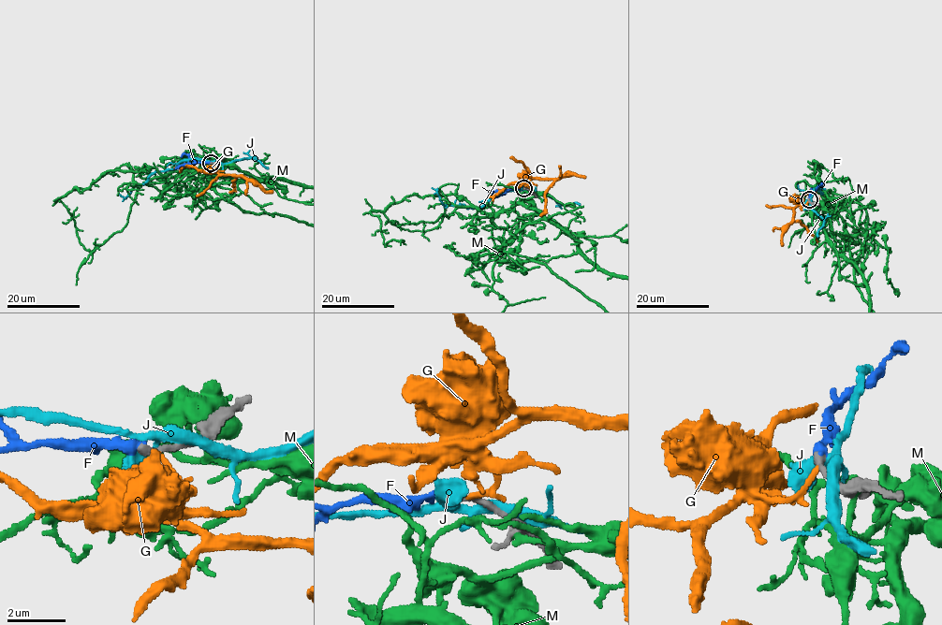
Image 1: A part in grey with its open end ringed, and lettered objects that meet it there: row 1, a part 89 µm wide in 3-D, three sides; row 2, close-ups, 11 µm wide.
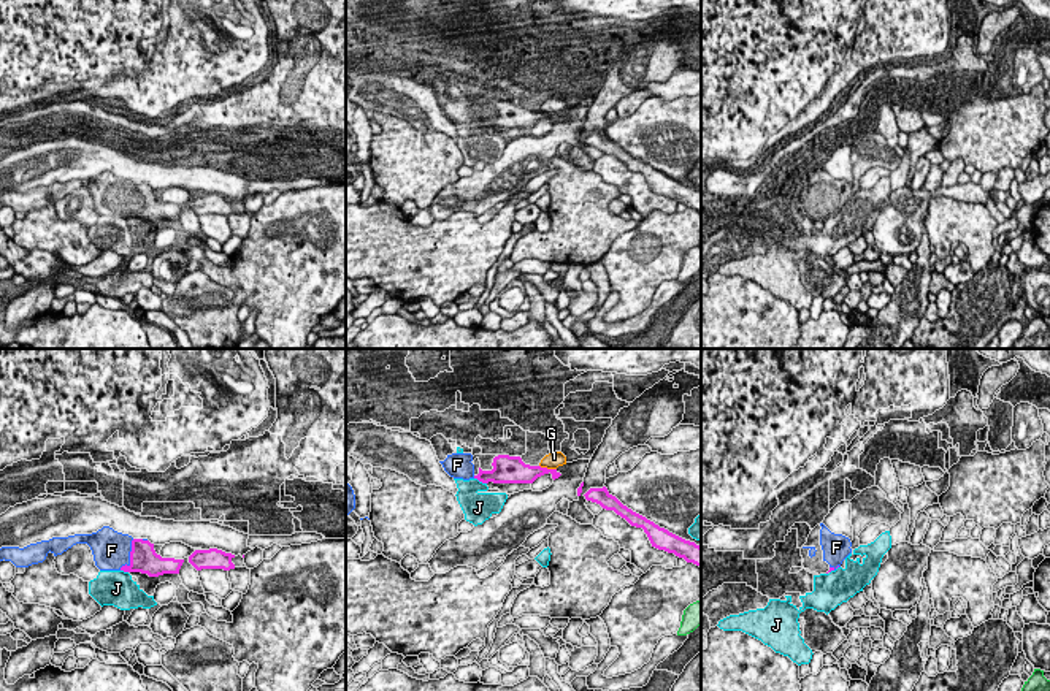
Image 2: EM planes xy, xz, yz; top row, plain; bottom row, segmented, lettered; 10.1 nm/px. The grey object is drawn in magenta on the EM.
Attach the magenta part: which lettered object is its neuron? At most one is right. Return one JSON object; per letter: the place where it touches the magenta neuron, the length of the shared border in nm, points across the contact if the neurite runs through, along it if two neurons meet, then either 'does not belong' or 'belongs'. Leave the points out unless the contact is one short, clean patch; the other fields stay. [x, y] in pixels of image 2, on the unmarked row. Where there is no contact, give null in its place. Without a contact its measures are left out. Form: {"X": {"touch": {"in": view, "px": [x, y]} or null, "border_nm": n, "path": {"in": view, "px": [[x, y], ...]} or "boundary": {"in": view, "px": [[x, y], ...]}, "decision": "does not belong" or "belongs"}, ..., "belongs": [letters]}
{"F": {"touch": {"in": "xy", "px": [130, 202]}, "border_nm": 360, "decision": "belongs"}, "G": {"touch": {"in": "xz", "px": [546, 113]}, "border_nm": 180, "boundary": {"in": "xz", "px": [[540, 110], [555, 114]]}, "decision": "does not belong"}, "J": {"touch": {"in": "xz", "px": [481, 125]}, "border_nm": 140, "decision": "does not belong"}, "M": {"touch": null, "decision": "does not belong"}, "belongs": ["F"]}

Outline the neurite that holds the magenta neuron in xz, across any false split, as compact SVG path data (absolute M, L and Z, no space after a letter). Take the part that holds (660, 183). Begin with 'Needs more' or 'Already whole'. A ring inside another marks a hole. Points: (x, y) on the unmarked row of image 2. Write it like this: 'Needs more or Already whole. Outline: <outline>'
Already whole. Outline: M606 132L590 133L585 139L587 146L600 149L606 155L614 155L617 160L625 163L631 171L642 173L647 179L652 192L674 198L684 203L687 208L693 208L701 212L701 192L695 187L685 185L665 173L660 173L646 162L633 157L623 151L615 141L612 141Z

